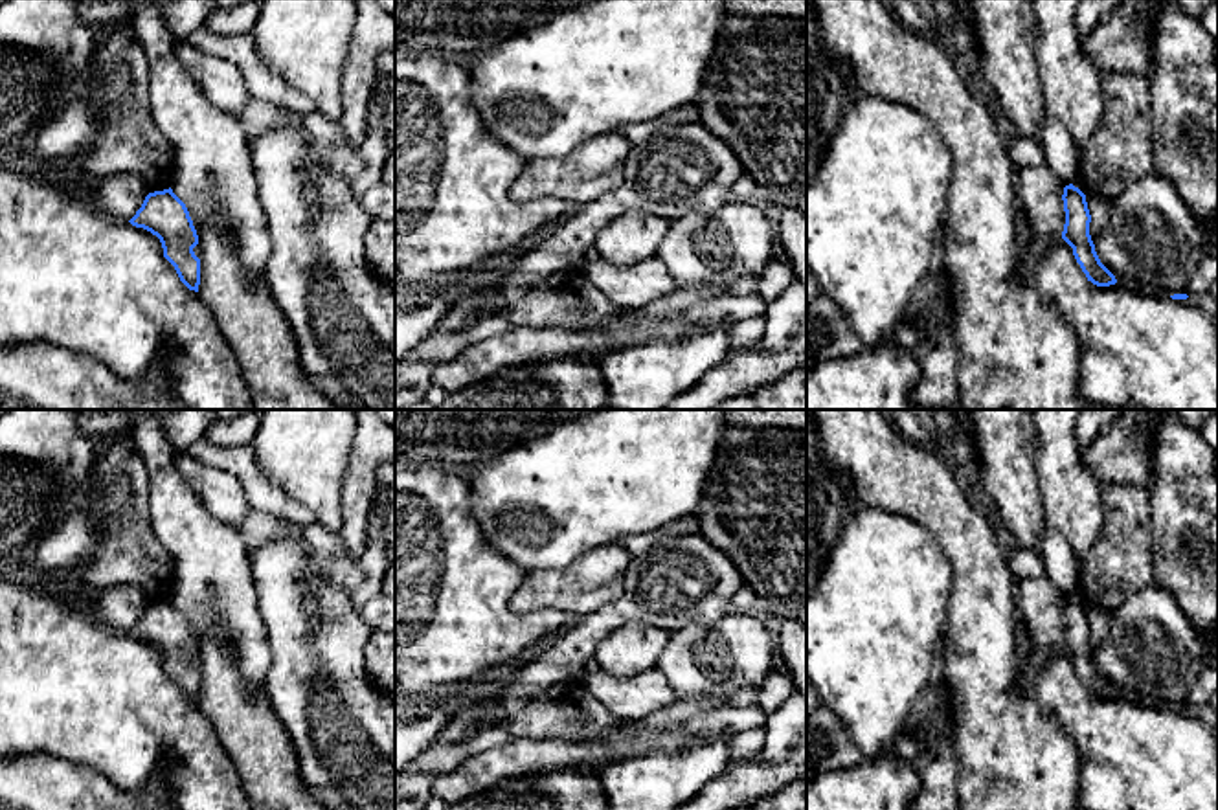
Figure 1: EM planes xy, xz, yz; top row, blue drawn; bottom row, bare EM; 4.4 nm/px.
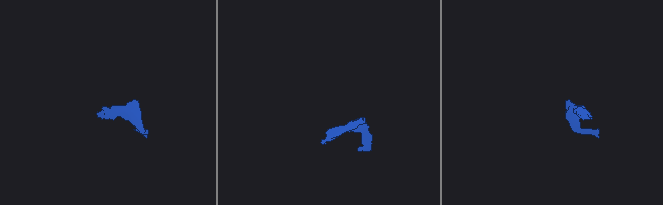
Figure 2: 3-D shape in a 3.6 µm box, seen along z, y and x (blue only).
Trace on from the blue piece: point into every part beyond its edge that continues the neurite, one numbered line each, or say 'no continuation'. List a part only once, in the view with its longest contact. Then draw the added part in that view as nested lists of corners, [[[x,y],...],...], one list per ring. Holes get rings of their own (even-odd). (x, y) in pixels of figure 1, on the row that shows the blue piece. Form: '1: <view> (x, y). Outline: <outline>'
1: yz (1060, 153). Outline: [[[1051,114],[1043,116],[1040,129],[1042,129],[1042,143],[1045,149],[1045,165],[1064,184],[1067,186],[1073,184],[1078,176],[1077,169],[1078,147],[1075,145],[1073,136]]]

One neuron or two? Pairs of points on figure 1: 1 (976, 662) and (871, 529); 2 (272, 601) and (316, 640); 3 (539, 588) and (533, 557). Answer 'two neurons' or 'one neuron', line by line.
1: two neurons
2: one neuron
3: two neurons

